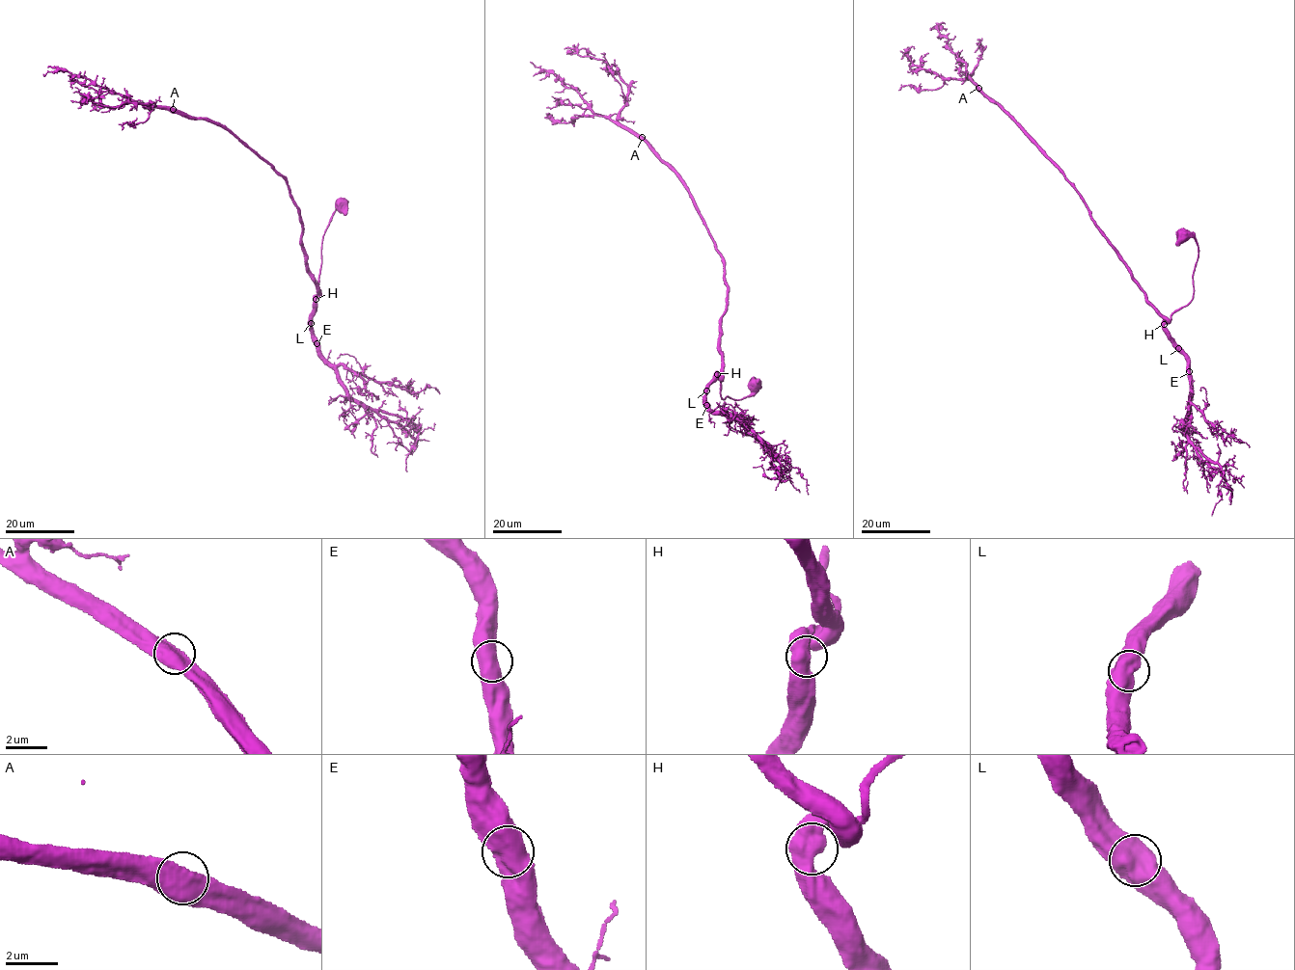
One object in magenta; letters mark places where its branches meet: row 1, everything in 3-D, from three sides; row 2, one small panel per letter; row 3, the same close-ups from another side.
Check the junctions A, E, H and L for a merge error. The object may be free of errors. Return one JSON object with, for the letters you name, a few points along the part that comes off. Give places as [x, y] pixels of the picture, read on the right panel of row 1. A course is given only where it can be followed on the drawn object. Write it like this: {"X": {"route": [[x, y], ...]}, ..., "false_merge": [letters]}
{"false_merge": []}

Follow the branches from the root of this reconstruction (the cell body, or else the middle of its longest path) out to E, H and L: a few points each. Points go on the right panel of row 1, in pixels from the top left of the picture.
E: (1183, 235), (1190, 234), (1198, 246), (1194, 296), (1164, 327), (1168, 338), (1184, 355), (1189, 371)
H: (1183, 235), (1190, 234), (1198, 246), (1193, 276), (1194, 296), (1164, 324)
L: (1183, 235), (1195, 238), (1198, 255), (1193, 299), (1164, 325), (1168, 338), (1178, 348)

